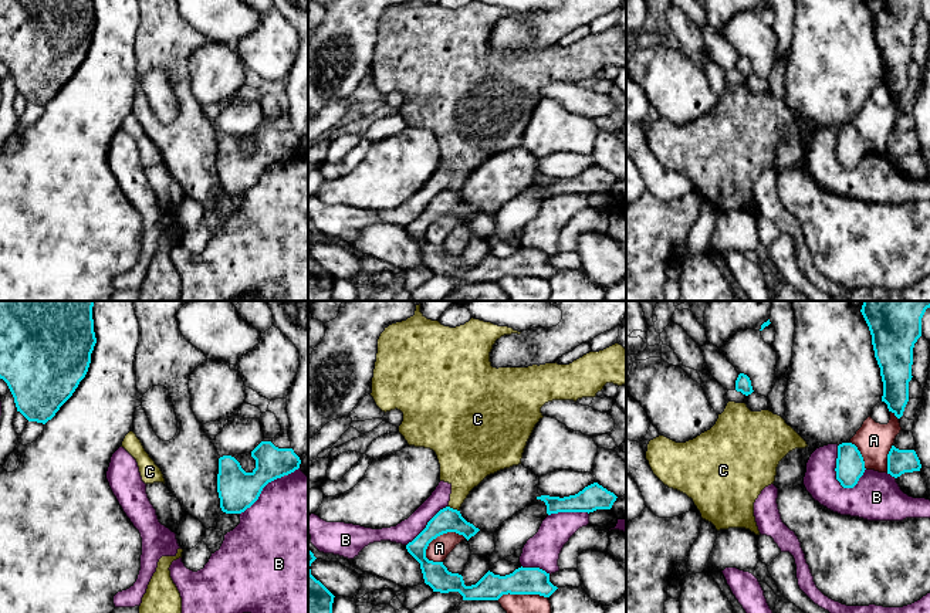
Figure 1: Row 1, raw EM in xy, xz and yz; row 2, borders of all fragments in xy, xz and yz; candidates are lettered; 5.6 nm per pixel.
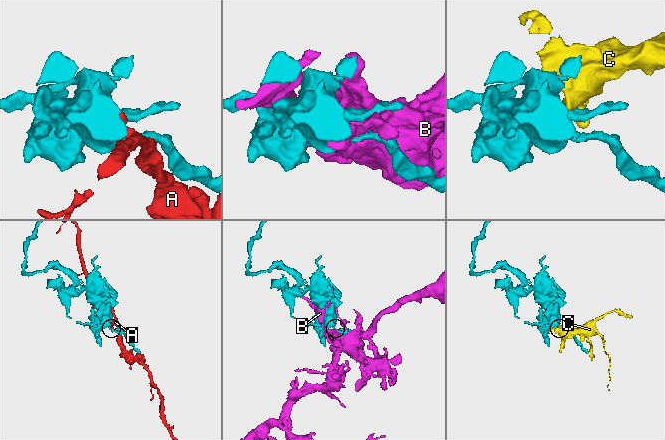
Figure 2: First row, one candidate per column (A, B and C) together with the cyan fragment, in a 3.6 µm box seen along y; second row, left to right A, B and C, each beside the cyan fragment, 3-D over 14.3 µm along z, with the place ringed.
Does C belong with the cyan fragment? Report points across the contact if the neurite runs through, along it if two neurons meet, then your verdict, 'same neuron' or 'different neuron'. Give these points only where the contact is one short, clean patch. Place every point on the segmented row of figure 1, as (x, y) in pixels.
across xz (447, 520), (452, 508), (463, 480), (463, 466) | same neuron

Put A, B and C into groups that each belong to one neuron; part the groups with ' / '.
A / B / C

